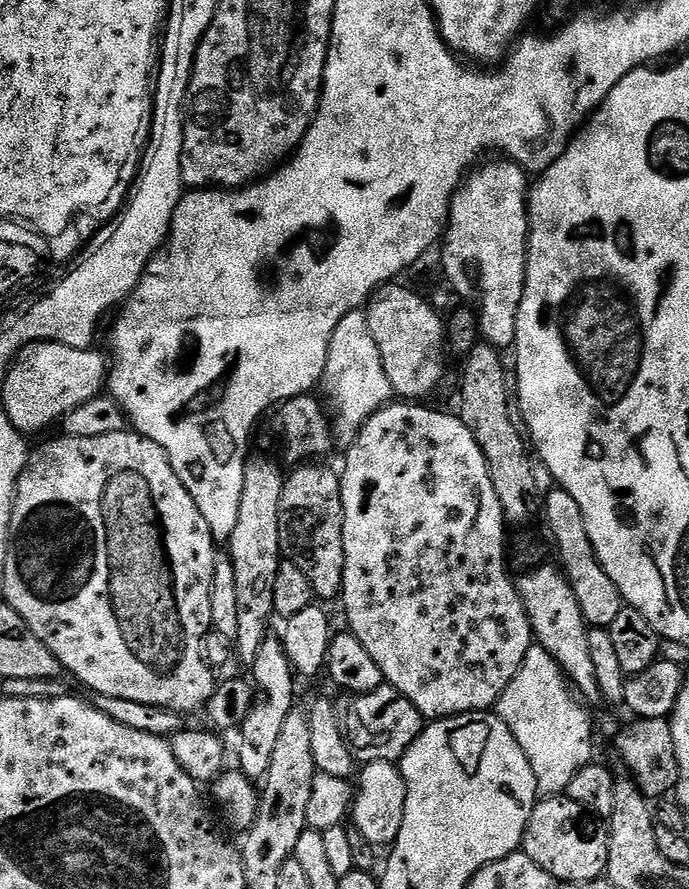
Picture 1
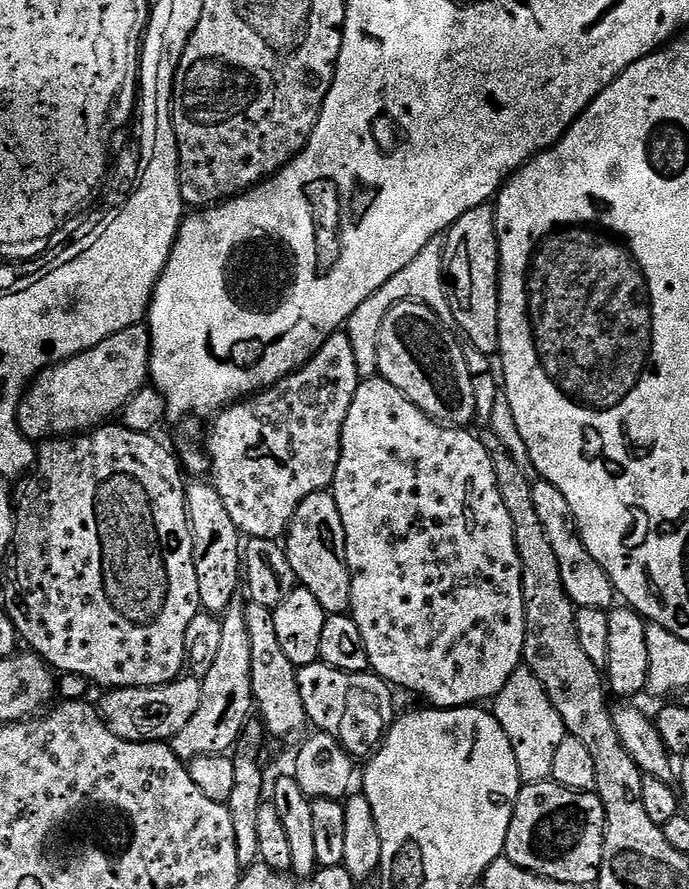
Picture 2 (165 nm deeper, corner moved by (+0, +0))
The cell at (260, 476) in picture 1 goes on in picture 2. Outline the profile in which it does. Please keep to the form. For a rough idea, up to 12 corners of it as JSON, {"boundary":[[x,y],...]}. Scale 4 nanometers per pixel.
{"boundary":[[246,604],[222,613],[222,642],[179,760],[230,749],[254,712]]}

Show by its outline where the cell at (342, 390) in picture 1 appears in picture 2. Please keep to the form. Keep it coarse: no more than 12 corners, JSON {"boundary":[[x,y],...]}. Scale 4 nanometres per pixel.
{"boundary":[[444,240],[354,310],[346,331],[361,379],[377,375],[378,333],[404,300],[457,329],[444,288]]}

